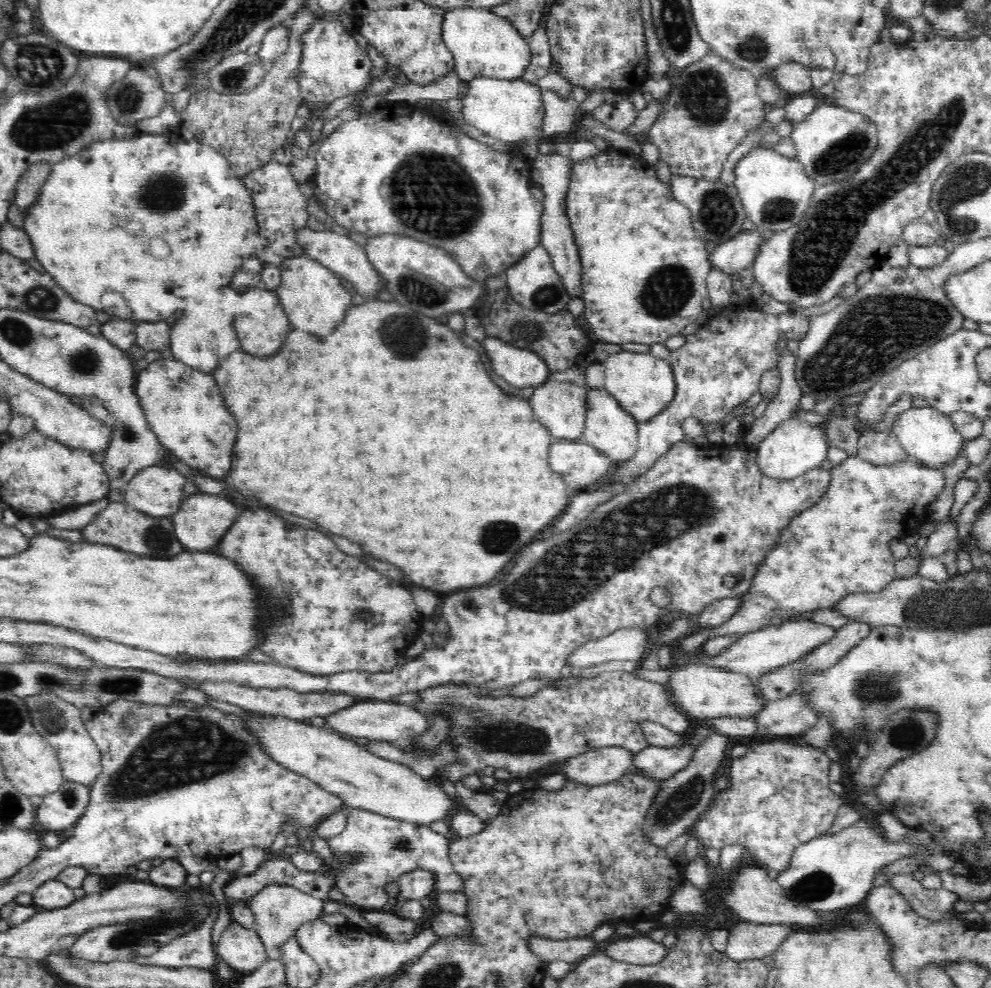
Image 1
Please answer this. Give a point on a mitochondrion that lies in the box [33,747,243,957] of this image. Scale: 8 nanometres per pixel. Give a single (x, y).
(135, 931)

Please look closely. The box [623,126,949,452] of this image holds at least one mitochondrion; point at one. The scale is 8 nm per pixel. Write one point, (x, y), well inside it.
(668, 290)

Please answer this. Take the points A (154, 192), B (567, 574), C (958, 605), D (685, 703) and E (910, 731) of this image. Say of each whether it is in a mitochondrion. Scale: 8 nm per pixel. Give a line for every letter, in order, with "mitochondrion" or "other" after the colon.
A: mitochondrion
B: mitochondrion
C: mitochondrion
D: other
E: mitochondrion

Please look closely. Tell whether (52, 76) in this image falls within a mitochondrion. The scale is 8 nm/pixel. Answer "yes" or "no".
yes

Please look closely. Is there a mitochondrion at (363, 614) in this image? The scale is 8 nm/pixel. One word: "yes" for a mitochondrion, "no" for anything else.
no

